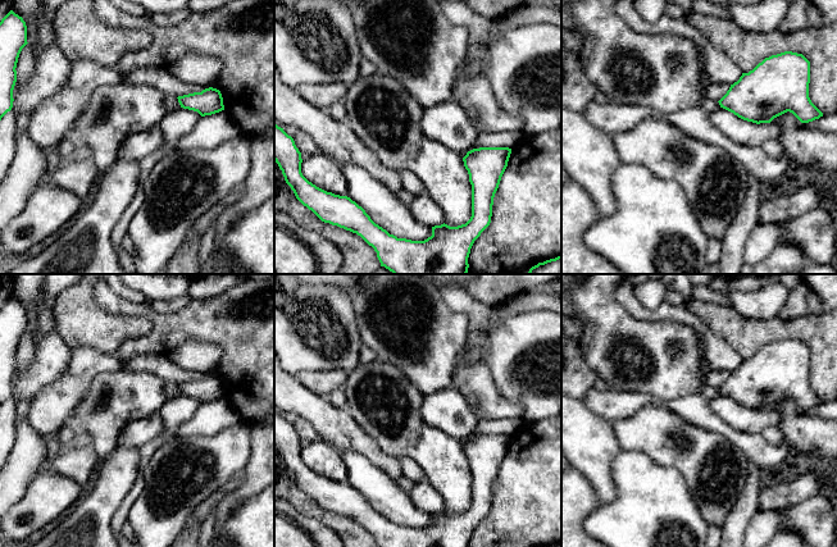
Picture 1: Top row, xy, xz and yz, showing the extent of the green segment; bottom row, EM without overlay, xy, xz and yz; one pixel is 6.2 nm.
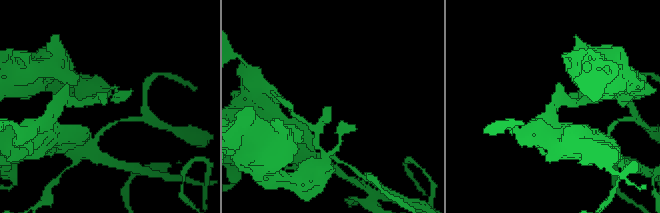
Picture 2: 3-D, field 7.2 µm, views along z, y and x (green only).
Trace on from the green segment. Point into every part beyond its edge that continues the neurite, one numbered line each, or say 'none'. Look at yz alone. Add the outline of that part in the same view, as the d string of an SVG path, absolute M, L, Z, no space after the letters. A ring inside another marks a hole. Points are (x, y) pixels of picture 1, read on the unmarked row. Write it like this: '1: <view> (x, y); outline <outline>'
none

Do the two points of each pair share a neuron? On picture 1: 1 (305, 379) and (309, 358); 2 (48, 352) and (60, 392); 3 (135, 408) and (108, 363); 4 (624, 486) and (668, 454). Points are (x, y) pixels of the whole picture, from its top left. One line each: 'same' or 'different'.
1: different
2: different
3: different
4: different

